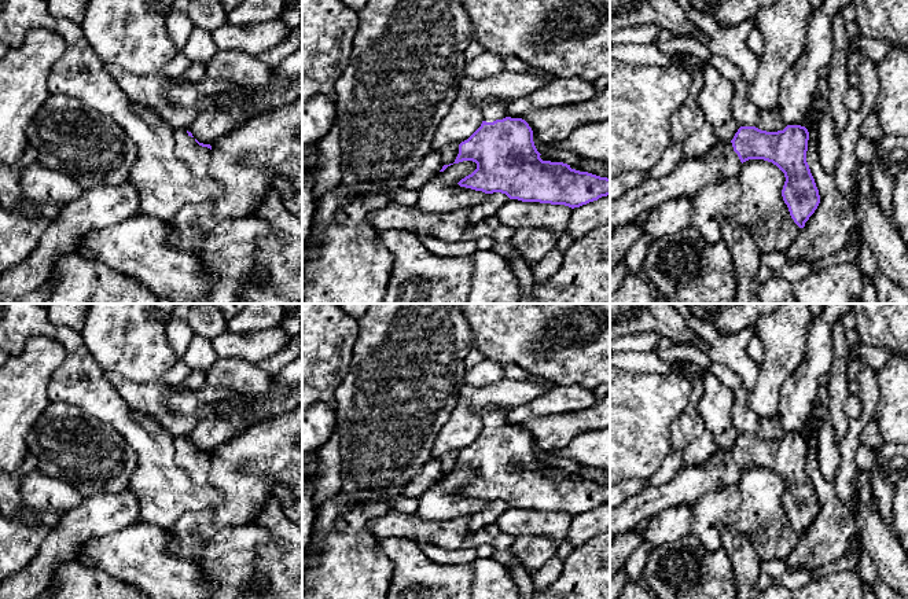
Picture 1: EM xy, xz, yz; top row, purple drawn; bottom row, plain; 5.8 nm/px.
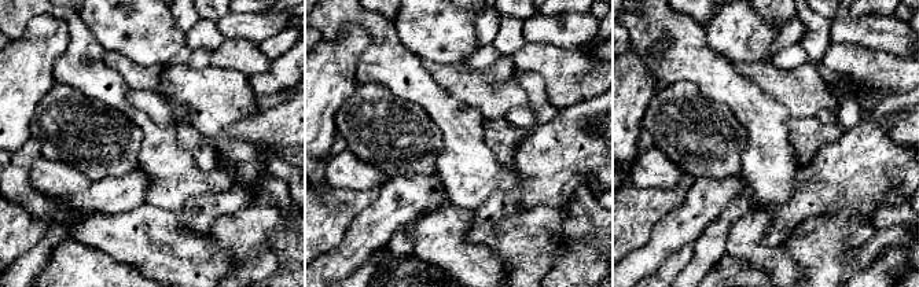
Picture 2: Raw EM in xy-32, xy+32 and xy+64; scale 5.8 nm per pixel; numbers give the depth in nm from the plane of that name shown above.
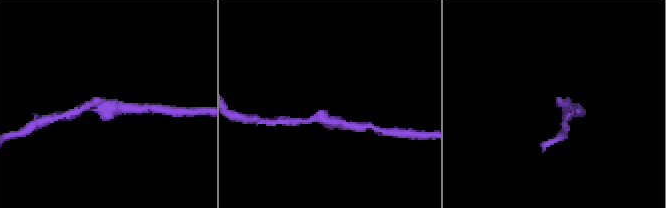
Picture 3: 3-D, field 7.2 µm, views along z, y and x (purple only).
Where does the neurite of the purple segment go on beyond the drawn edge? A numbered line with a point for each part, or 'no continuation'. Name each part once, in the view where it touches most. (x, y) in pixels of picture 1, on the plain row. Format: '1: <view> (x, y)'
1: xy (197, 465)

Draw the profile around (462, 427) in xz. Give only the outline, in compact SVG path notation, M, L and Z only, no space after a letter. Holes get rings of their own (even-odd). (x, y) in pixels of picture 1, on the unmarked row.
M459 398L455 409L437 434L431 445L431 457L442 459L455 449L467 448L482 431L482 416L471 412L470 404Z

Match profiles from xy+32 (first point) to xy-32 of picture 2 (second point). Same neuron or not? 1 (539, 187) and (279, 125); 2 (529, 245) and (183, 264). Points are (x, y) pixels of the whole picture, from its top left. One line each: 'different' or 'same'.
1: same
2: different

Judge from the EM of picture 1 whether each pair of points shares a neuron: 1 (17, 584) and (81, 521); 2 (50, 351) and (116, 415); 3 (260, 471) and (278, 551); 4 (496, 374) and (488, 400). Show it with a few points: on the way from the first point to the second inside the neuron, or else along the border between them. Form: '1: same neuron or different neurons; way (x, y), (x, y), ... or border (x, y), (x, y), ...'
1: same neuron; way (33, 573), (66, 537)
2: different neurons; border (43, 335), (55, 340), (65, 355), (47, 390)
3: different neurons; border (272, 495), (254, 521)
4: different neurons; border (504, 377), (484, 386), (464, 385)

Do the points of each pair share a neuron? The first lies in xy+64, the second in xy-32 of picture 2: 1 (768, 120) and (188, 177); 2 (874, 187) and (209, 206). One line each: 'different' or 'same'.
1: same
2: same

